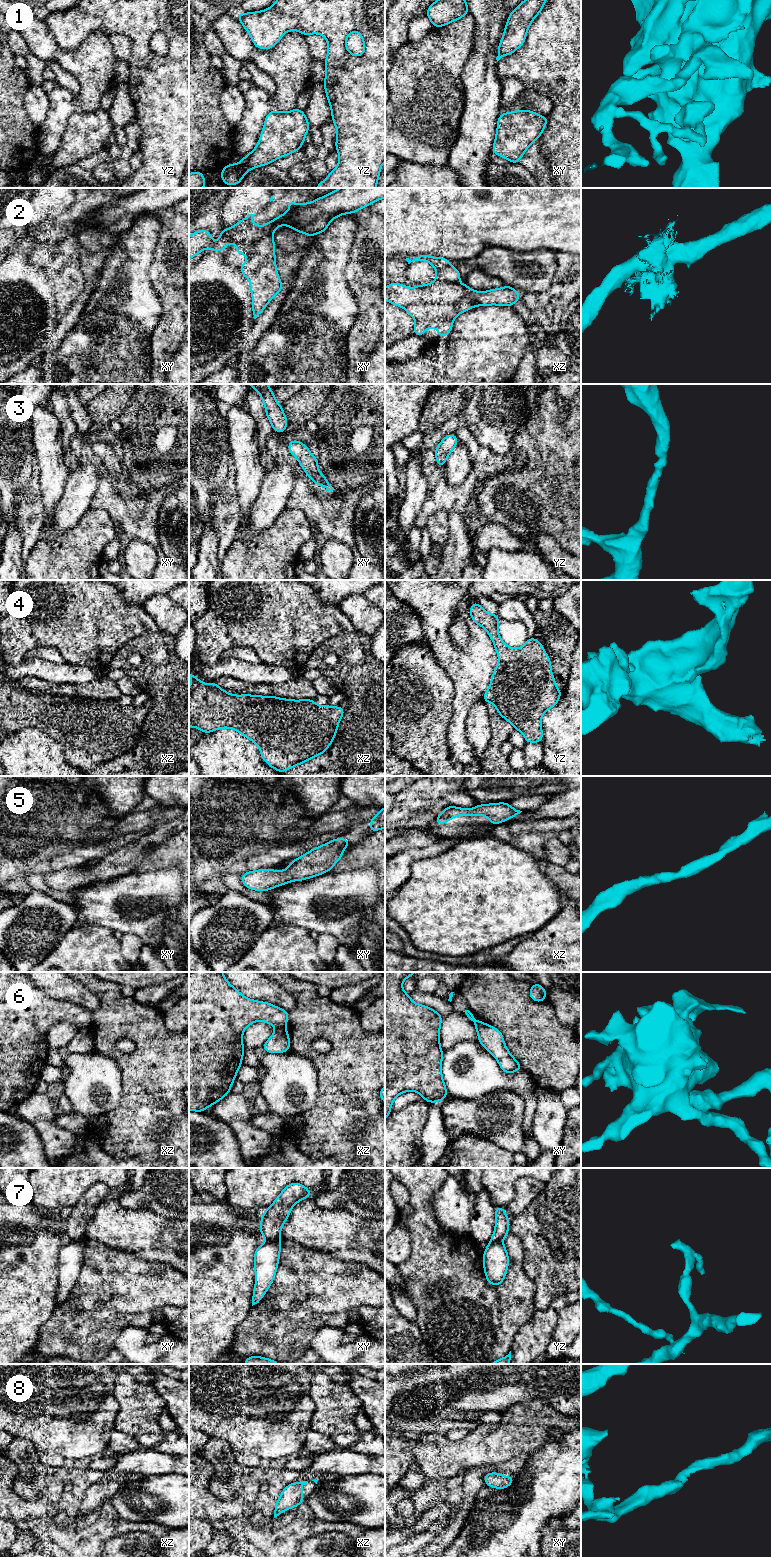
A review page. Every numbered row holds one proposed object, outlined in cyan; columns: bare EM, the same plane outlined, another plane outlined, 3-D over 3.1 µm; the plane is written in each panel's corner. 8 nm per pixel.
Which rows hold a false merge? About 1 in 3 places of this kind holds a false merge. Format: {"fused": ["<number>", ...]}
{"fused": ["6", "7"]}

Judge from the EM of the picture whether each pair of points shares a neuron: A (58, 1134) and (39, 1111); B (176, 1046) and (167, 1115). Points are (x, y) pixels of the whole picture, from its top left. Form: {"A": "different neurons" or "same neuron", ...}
{"A": "same neuron", "B": "same neuron"}

